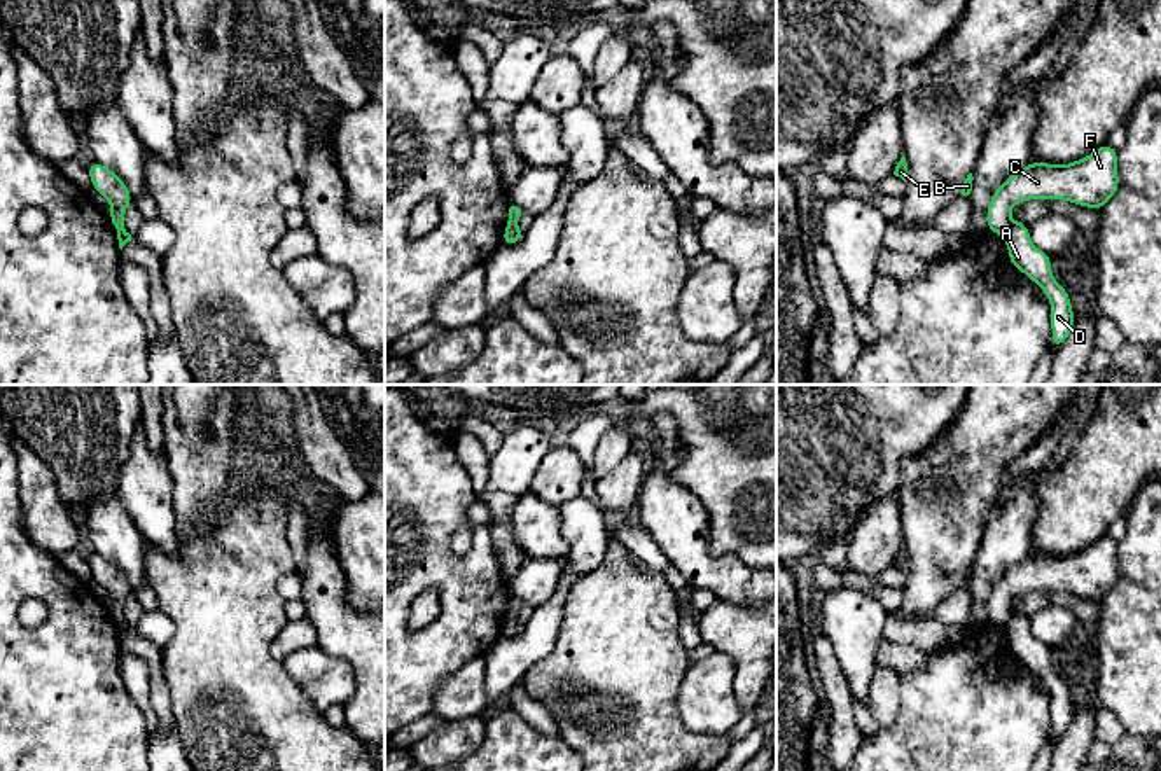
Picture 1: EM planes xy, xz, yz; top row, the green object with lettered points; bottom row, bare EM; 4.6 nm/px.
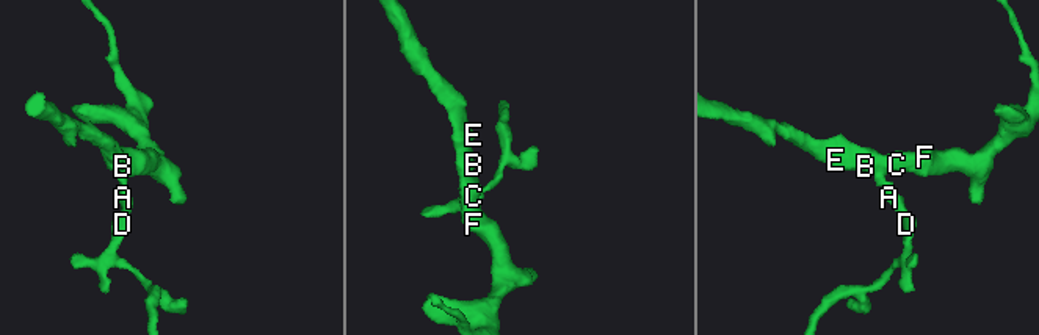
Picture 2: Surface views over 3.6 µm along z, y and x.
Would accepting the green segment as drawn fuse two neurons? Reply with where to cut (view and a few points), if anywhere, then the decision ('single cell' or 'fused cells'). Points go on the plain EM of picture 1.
cut in yz along (1013, 614), (1004, 626); fused cells

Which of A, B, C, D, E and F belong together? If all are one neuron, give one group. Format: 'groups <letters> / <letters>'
groups A D / B C E F

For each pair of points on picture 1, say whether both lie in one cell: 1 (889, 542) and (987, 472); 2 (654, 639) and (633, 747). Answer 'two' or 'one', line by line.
1: two
2: one

